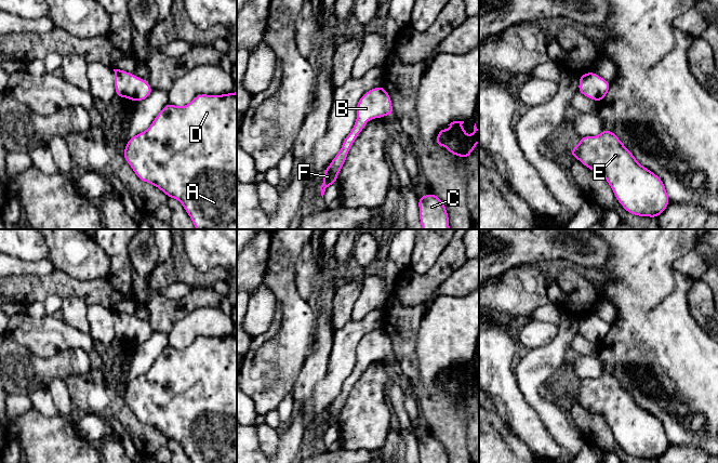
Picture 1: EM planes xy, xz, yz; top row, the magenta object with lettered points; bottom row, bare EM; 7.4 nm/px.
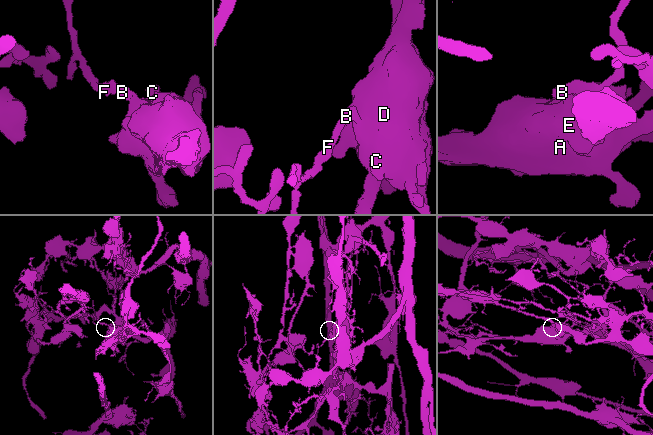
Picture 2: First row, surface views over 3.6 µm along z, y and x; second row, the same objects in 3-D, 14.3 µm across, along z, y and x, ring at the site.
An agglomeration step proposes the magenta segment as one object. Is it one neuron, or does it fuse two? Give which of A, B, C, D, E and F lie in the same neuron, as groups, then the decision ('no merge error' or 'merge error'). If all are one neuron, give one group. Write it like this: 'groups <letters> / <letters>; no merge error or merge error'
groups A B C D E F; no merge error

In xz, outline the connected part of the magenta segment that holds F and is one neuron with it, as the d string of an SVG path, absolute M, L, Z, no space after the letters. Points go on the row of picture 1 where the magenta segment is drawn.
M382 85L365 92L361 96L357 104L357 120L355 125L343 141L340 153L324 170L323 183L320 186L322 198L325 189L337 182L338 172L346 161L350 146L355 143L357 135L364 129L367 121L375 118L383 118L386 115L395 115L395 113L390 96Z

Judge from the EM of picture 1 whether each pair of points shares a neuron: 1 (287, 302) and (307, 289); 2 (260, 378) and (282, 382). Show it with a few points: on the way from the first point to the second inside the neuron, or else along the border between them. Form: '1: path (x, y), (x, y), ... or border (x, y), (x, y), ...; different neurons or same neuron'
1: border (295, 269), (296, 290), (305, 302); different neurons
2: path (265, 378), (277, 379); same neuron

